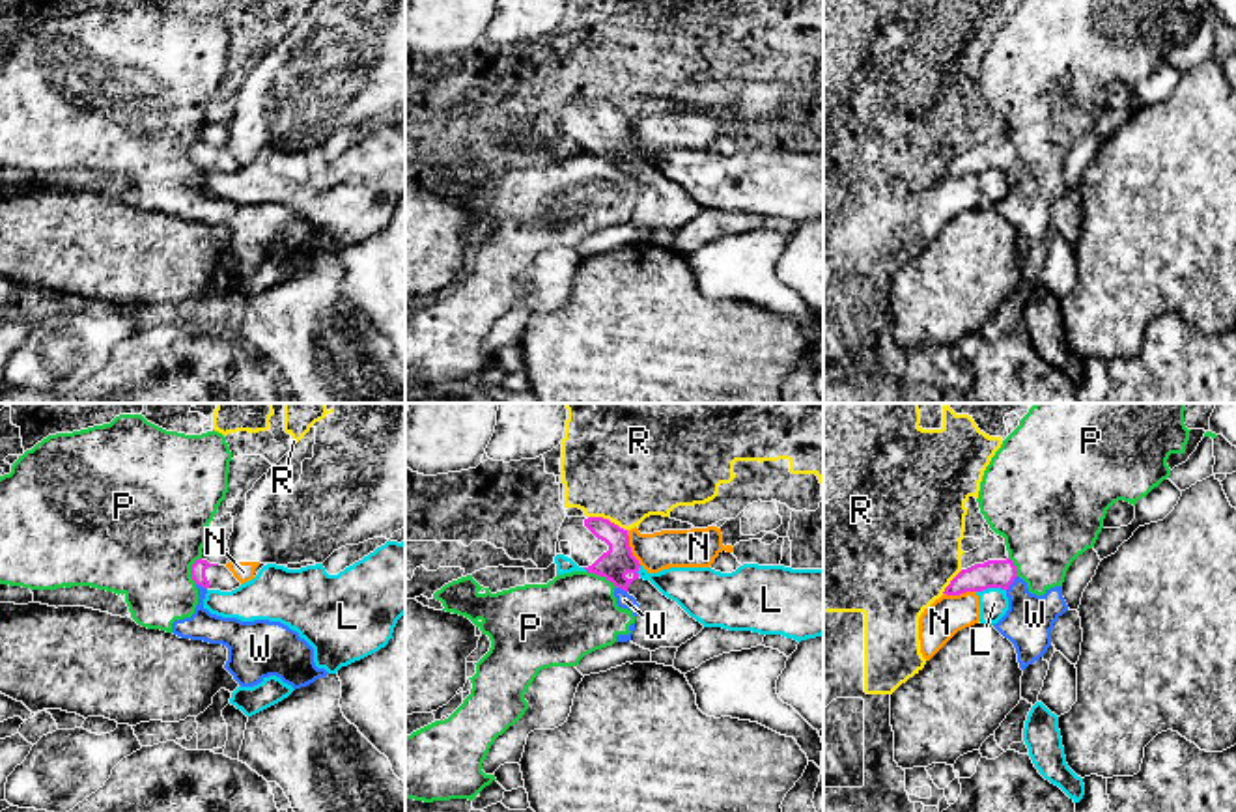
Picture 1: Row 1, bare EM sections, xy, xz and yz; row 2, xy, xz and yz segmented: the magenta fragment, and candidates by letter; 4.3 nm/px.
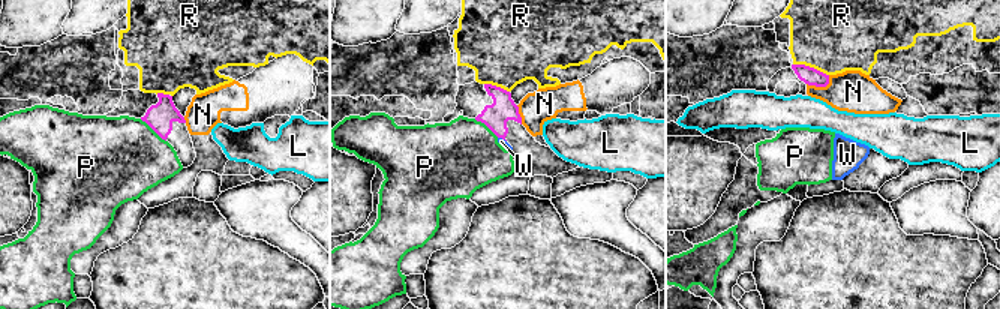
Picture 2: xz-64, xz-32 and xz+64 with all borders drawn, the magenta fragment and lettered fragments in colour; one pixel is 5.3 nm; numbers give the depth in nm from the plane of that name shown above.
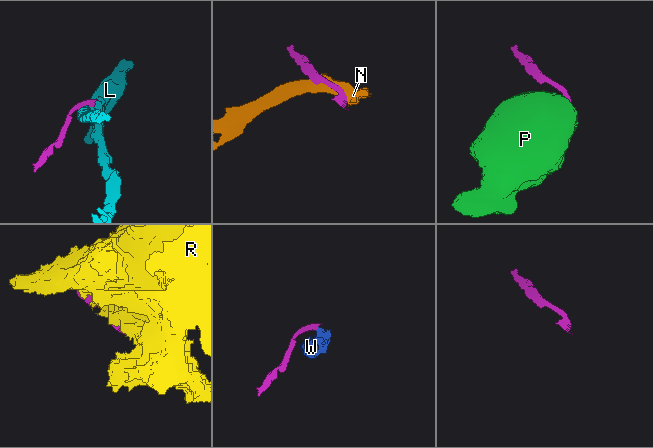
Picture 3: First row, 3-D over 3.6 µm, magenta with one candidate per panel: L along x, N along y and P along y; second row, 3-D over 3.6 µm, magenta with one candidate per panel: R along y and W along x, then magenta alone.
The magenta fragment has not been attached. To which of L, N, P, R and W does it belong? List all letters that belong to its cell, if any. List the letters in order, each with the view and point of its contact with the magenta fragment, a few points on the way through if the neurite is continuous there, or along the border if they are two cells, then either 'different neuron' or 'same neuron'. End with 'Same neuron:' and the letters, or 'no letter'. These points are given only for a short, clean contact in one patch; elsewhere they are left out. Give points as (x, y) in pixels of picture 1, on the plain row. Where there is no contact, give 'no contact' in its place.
L: yz (990, 168) | along yz (1005, 170), (983, 170), (977, 174) | different neuron
N: xz (630, 129) | different neuron
P: xz (602, 157) | along xz (587, 152), (603, 157), (617, 168) | different neuron
R: xz (607, 101) | different neuron
W: yz (1012, 163) | along yz (1016, 157), (1007, 172) | different neuron
Same neuron: no letter

